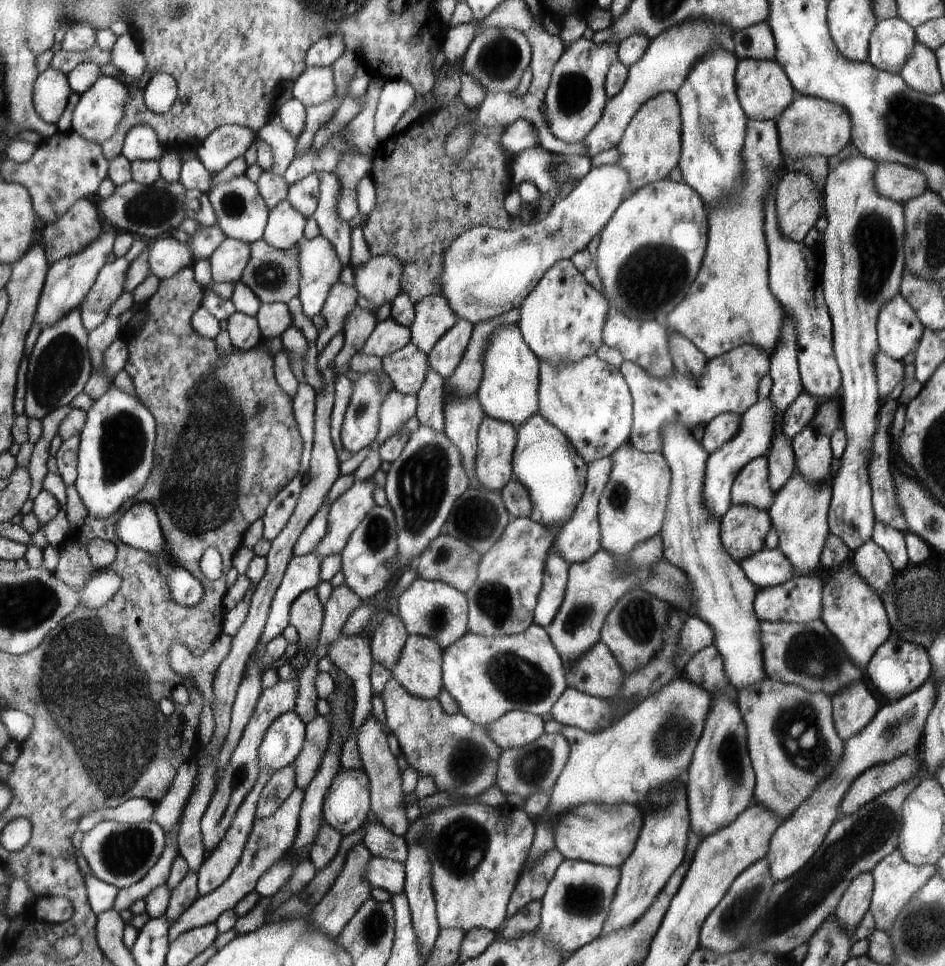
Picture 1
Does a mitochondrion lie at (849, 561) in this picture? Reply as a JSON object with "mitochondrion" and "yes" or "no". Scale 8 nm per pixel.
{"mitochondrion":"no"}

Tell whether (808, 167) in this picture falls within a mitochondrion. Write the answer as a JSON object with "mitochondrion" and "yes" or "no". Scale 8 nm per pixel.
{"mitochondrion":"no"}

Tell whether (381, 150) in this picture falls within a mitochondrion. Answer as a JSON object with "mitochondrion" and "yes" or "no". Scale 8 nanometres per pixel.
{"mitochondrion":"no"}

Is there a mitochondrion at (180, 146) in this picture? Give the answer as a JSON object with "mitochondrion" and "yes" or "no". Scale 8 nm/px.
{"mitochondrion":"no"}

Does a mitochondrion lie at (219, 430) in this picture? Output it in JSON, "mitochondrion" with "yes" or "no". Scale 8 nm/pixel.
{"mitochondrion":"yes"}

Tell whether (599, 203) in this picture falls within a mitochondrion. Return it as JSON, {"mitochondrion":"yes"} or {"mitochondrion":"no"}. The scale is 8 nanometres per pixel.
{"mitochondrion":"yes"}

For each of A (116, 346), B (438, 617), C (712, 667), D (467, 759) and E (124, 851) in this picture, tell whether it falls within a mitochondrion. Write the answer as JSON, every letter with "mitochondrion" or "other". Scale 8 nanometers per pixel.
{"A":"other","B":"mitochondrion","C":"other","D":"mitochondrion","E":"mitochondrion"}

